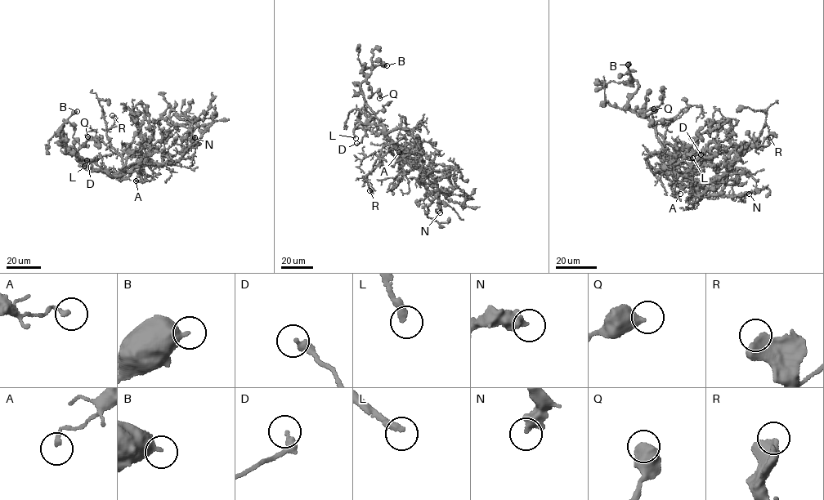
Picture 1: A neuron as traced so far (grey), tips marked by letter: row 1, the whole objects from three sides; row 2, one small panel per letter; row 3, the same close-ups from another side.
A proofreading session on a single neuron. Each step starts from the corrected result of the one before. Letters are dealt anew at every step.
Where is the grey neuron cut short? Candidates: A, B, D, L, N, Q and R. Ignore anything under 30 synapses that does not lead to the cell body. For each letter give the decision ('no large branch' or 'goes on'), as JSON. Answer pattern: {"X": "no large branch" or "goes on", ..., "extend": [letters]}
{"A": "no large branch", "B": "no large branch", "D": "no large branch", "L": "goes on", "N": "no large branch", "Q": "no large branch", "R": "no large branch", "extend": ["L"]}

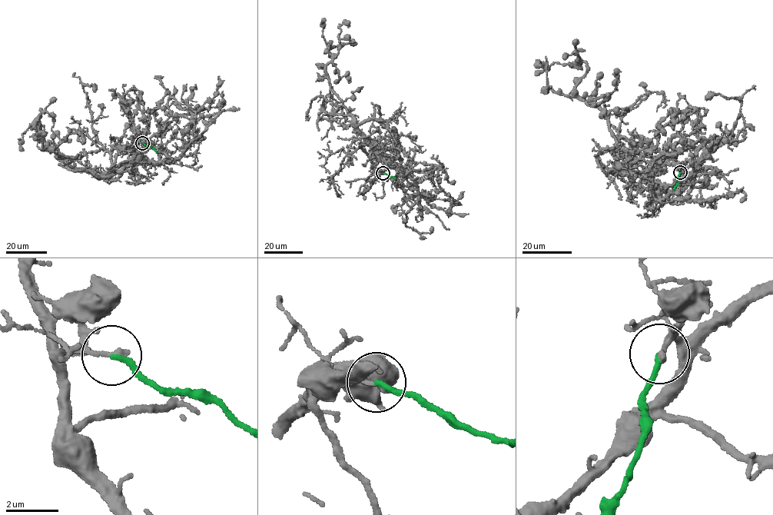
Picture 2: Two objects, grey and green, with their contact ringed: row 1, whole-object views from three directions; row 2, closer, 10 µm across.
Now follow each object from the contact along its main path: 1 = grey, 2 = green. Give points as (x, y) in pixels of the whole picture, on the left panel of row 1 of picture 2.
1: (142, 143), (146, 161), (98, 176), (77, 157), (43, 150), (35, 121), (21, 135), (21, 151)
2: (142, 143), (157, 153)

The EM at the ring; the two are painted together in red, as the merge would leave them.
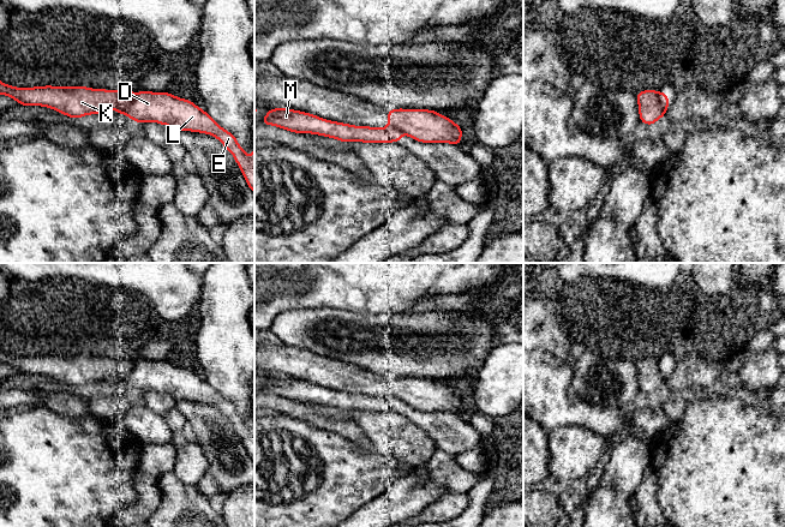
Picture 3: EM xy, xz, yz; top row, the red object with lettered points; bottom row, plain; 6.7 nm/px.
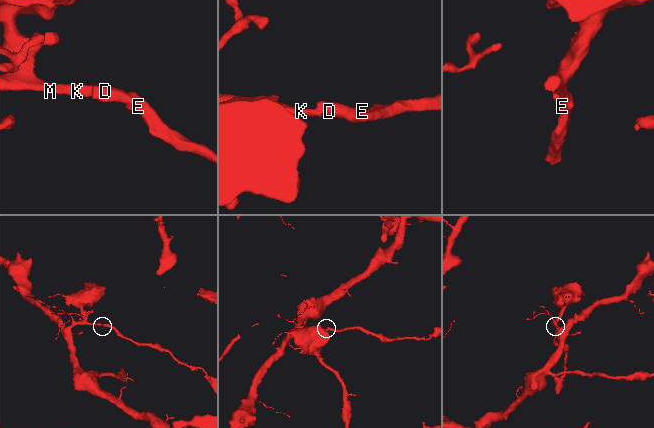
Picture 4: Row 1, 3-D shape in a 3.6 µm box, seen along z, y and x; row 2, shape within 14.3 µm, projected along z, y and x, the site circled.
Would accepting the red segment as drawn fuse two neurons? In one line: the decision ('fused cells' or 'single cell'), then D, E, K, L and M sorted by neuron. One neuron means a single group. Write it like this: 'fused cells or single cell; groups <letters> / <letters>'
fused cells; groups D E L / K M

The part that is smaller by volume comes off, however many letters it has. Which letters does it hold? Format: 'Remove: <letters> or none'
Remove: D, E, L

